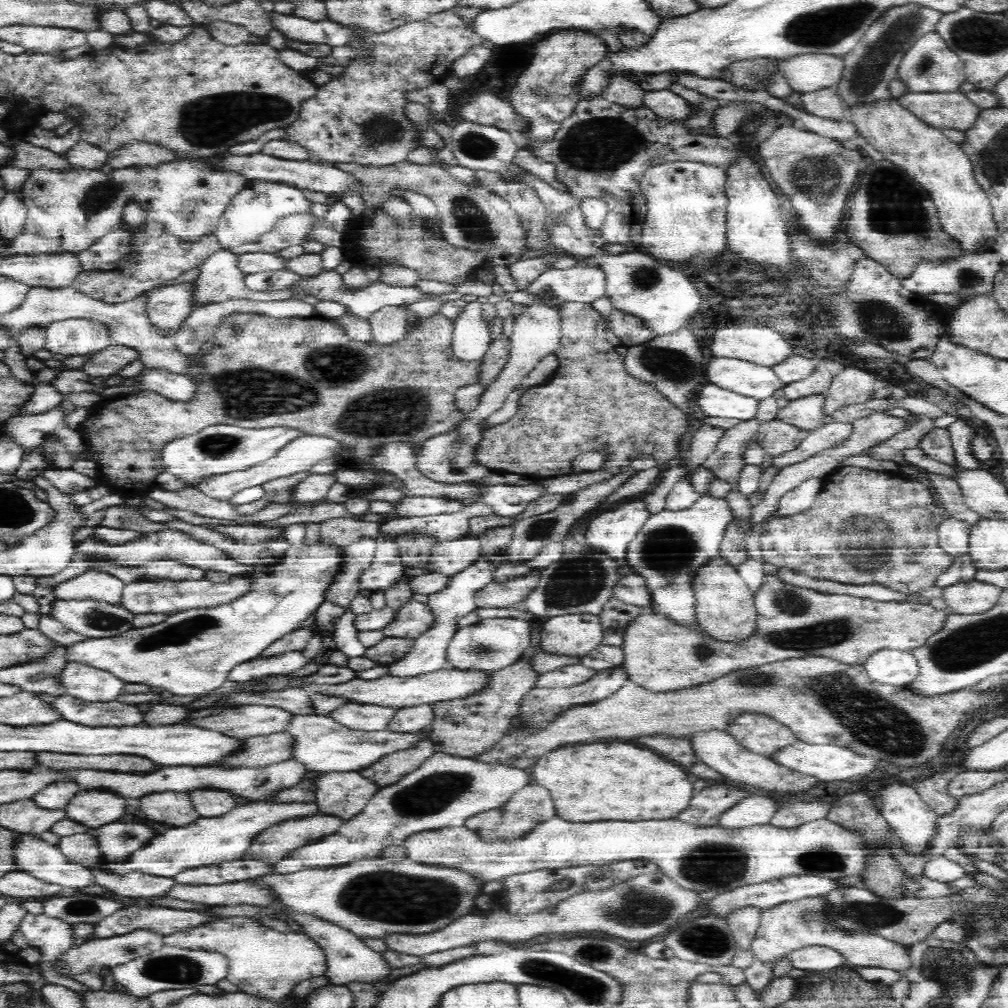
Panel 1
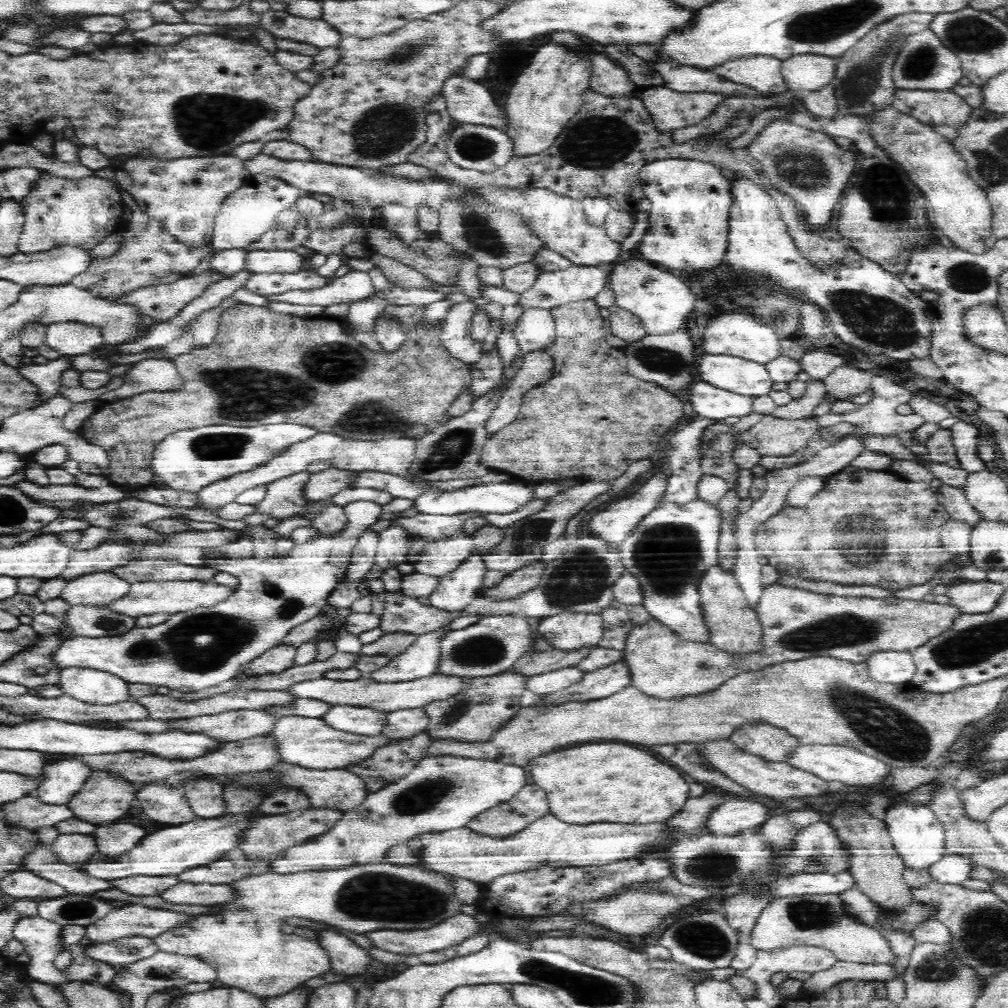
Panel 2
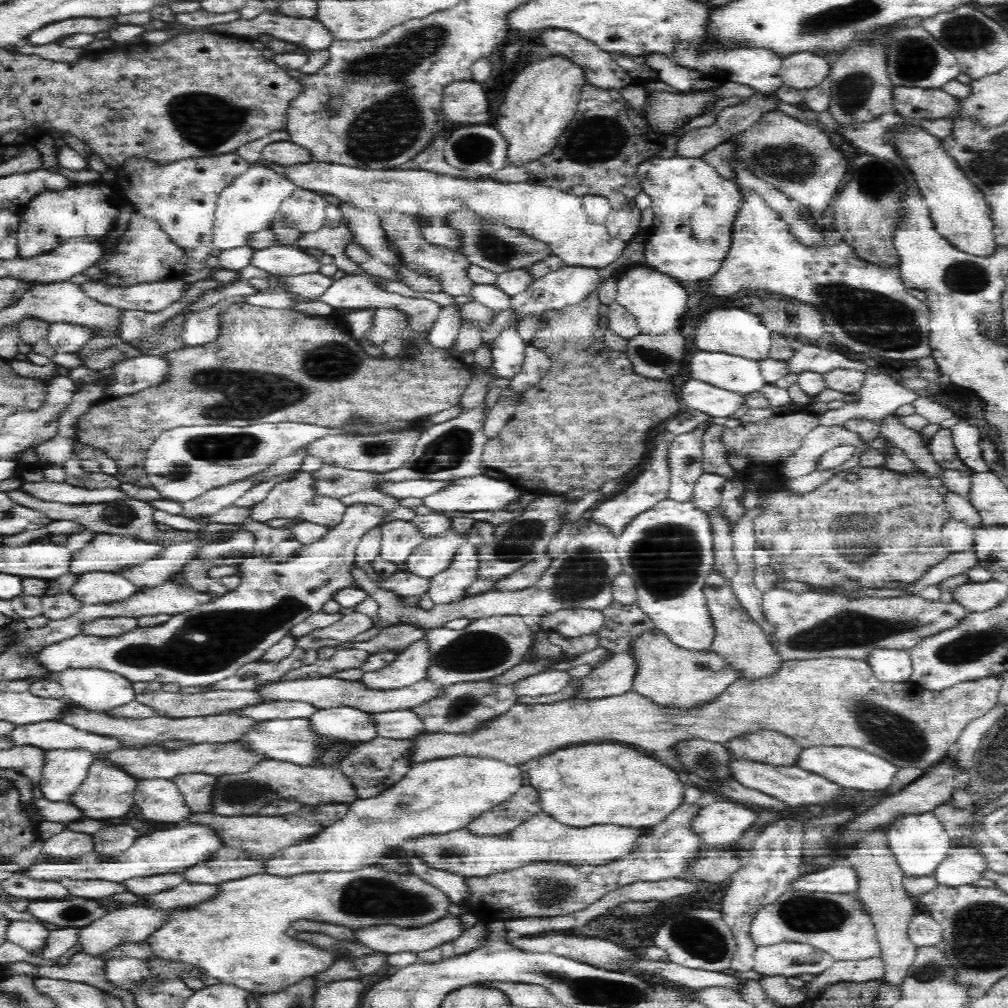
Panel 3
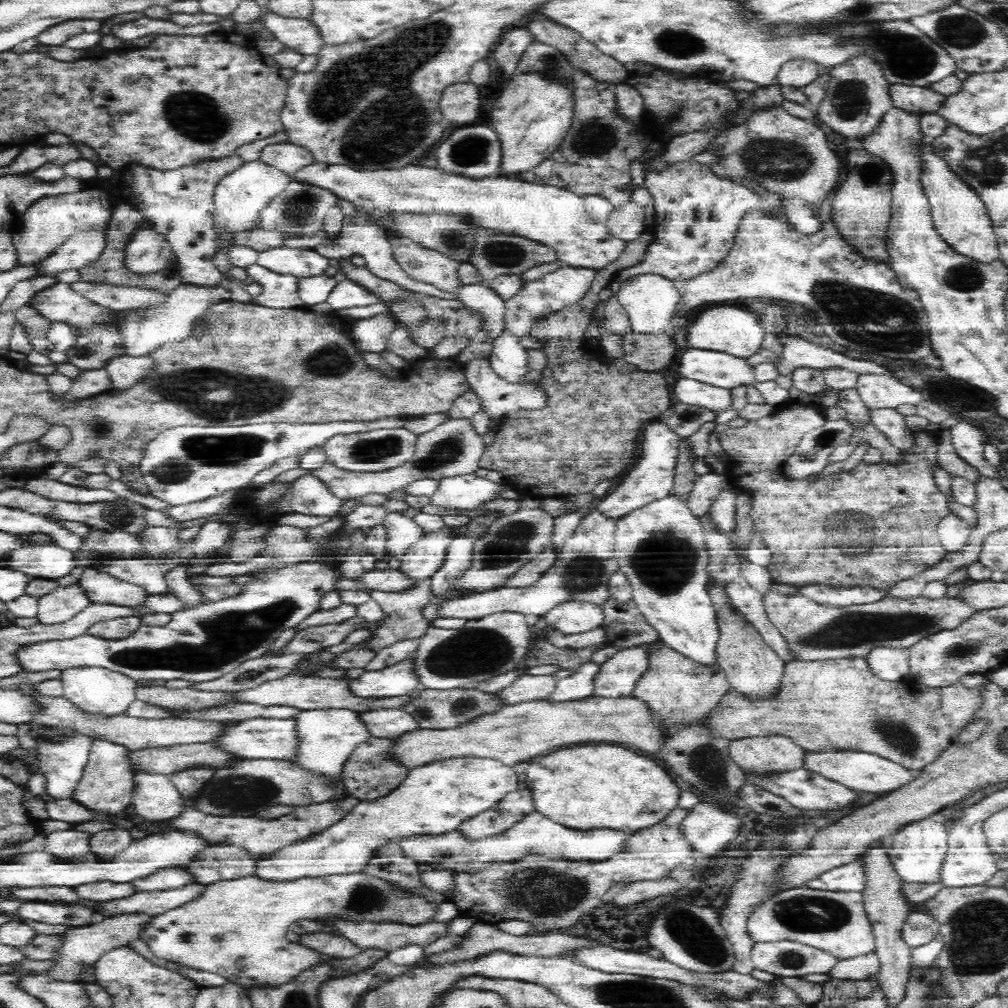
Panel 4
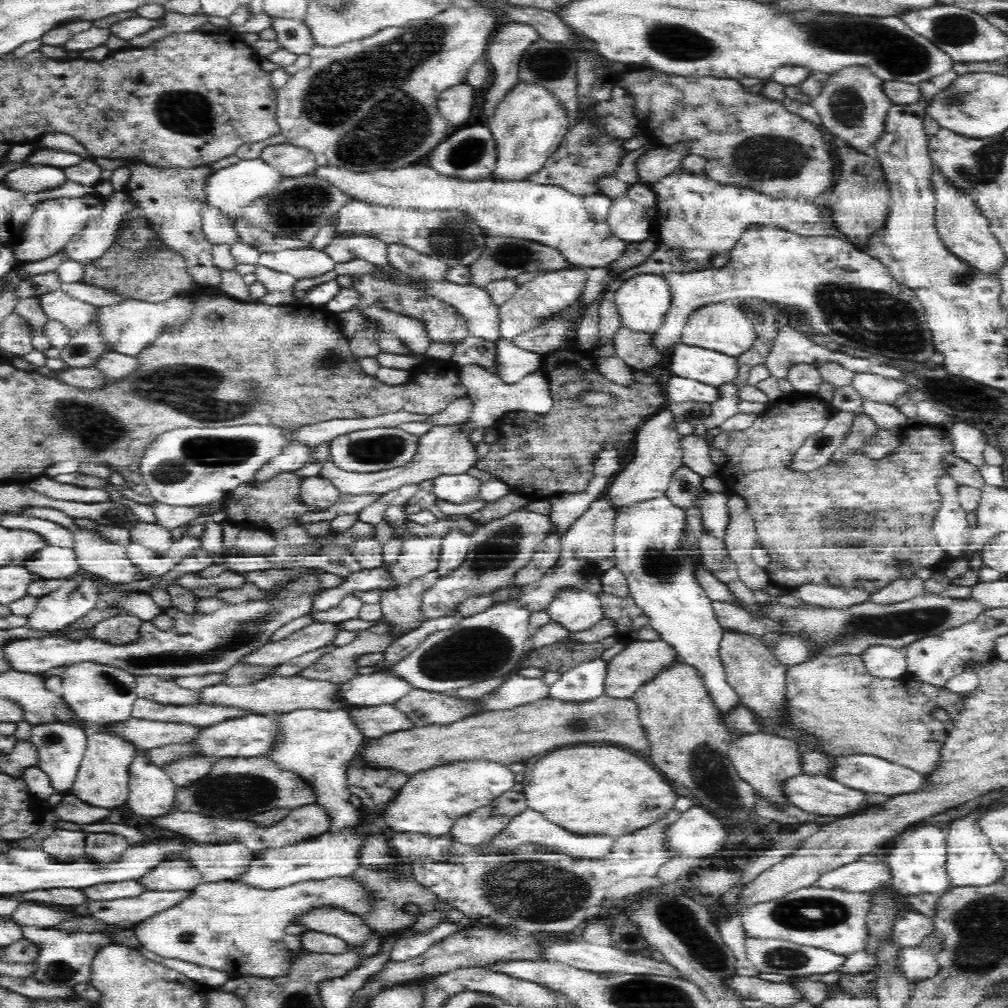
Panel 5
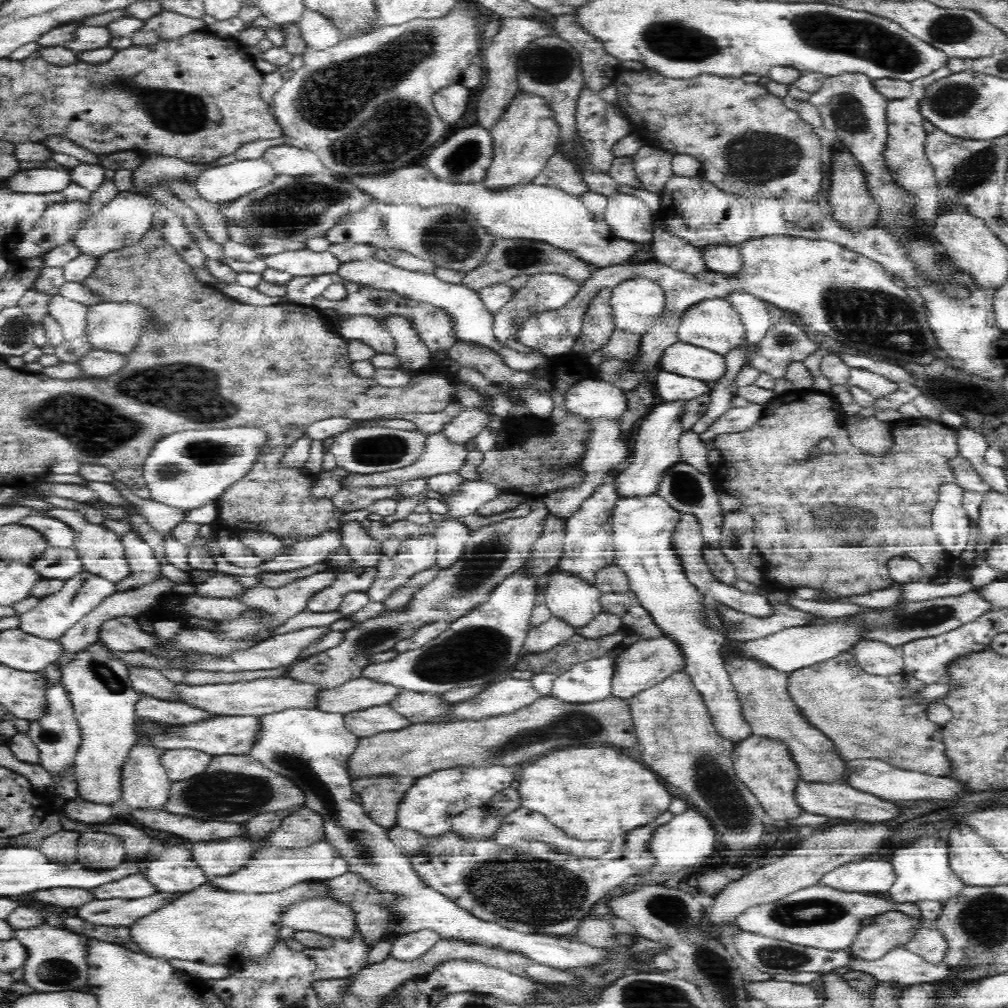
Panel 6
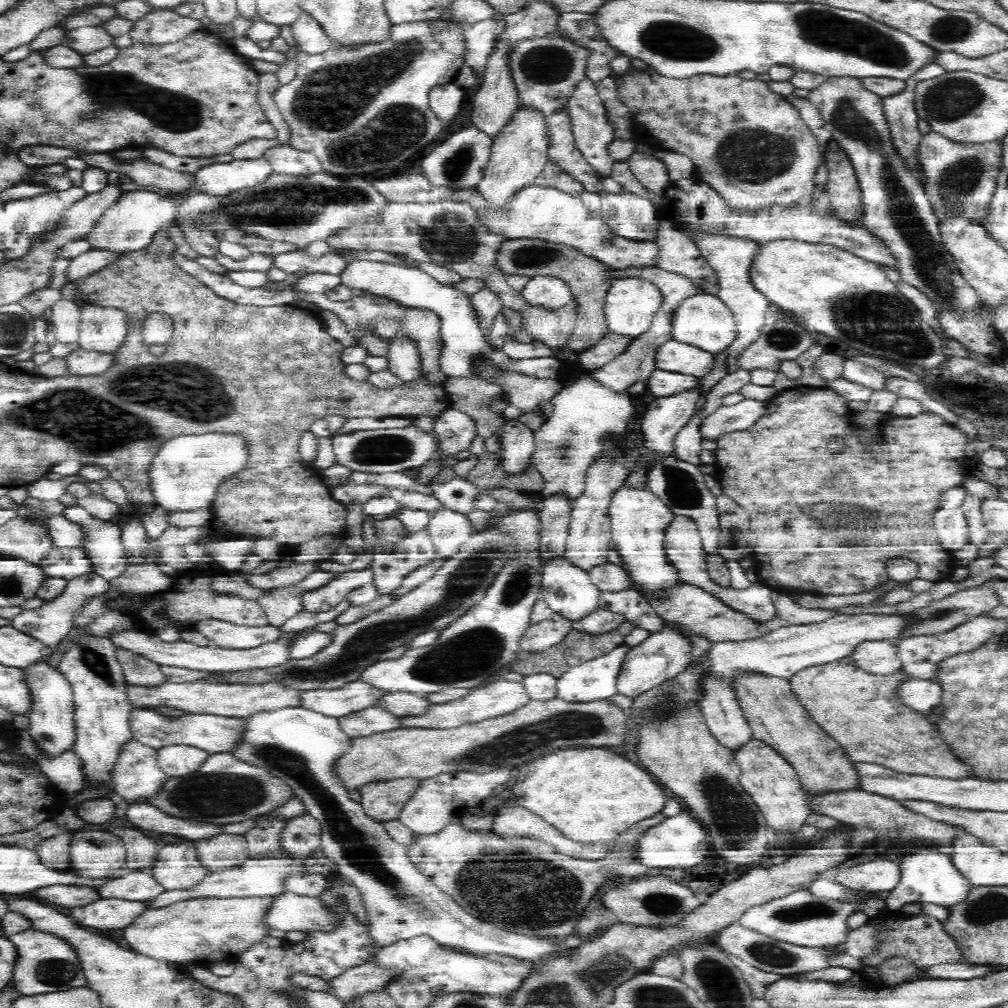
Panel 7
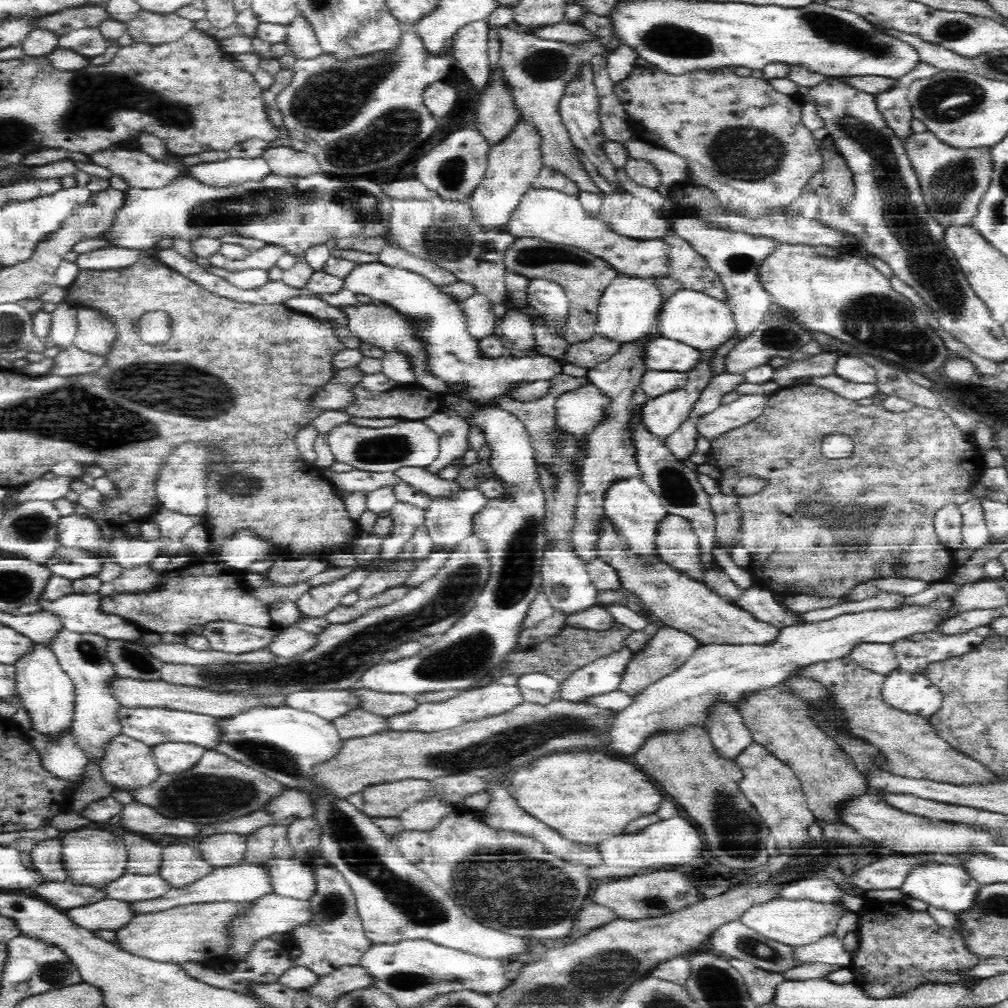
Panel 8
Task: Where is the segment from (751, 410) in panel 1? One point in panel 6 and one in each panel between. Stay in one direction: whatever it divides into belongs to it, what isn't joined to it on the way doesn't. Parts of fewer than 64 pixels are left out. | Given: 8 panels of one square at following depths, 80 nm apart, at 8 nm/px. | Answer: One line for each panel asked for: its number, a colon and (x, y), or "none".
2: (709, 401)
3: (716, 402)
4: (687, 390)
5: (679, 389)
6: (672, 388)

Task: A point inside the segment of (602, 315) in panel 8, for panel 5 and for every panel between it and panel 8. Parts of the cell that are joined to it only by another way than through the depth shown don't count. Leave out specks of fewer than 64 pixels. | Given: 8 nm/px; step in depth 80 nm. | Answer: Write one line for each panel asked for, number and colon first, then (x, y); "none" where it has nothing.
5: (644, 301)
6: (638, 303)
7: (631, 305)

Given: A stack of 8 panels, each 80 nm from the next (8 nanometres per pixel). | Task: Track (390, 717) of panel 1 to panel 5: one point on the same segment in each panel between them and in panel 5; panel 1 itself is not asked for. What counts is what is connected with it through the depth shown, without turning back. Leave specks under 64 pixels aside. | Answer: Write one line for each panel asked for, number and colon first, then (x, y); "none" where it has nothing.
2: (367, 721)
3: (355, 724)
4: (329, 736)
5: (320, 744)

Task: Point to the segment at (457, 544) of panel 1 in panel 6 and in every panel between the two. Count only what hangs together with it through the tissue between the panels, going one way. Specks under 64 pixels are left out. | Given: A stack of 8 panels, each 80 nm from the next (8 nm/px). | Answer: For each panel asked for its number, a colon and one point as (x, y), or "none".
2: (441, 557)
3: (435, 554)
4: (422, 560)
5: (420, 555)
6: (415, 555)

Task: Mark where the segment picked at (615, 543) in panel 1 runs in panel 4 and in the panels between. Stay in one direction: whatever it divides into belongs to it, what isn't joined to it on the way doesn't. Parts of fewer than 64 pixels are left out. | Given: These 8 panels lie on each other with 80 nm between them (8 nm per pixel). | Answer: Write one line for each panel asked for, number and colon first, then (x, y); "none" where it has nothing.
2: (616, 523)
3: (650, 487)
4: (650, 479)

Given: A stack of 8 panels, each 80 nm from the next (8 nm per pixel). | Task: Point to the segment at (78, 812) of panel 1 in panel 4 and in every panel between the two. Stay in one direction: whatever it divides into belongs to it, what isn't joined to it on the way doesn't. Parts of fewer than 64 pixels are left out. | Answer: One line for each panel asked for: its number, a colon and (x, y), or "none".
2: (105, 798)
3: (101, 796)
4: (108, 773)

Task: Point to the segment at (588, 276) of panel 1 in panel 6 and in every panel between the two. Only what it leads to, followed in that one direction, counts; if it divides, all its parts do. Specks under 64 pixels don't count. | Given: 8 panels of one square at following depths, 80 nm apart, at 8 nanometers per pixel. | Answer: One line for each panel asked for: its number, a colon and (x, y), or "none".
2: (579, 282)
3: (558, 289)
4: (557, 289)
5: (552, 292)
6: (545, 292)

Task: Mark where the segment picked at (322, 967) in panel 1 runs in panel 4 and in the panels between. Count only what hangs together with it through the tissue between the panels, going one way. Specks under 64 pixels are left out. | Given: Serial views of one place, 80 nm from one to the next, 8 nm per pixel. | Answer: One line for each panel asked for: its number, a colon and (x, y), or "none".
2: (245, 939)
3: (240, 939)
4: (237, 930)

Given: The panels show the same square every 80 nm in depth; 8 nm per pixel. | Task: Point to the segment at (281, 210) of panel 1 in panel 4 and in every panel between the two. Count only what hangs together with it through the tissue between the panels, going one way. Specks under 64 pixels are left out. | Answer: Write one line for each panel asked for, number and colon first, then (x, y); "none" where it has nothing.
2: (248, 213)
3: (250, 206)
4: (242, 198)

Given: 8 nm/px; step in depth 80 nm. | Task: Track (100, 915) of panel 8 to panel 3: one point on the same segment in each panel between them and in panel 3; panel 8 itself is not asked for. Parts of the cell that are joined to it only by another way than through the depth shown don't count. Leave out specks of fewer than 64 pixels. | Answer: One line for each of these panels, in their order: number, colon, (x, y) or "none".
3: (186, 894)
4: (154, 902)
5: (130, 910)
6: (125, 912)
7: (103, 914)

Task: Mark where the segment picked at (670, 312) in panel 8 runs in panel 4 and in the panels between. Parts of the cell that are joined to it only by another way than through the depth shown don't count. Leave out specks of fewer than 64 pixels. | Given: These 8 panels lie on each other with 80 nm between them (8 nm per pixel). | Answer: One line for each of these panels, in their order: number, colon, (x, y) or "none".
4: (722, 328)
5: (723, 327)
6: (715, 324)
7: (707, 322)

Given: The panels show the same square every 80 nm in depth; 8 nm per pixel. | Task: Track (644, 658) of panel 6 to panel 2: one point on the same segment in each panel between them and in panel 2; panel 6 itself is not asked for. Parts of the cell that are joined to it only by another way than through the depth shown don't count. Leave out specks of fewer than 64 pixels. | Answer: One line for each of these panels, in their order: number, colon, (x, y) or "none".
2: (597, 685)
3: (615, 676)
4: (616, 677)
5: (623, 674)

